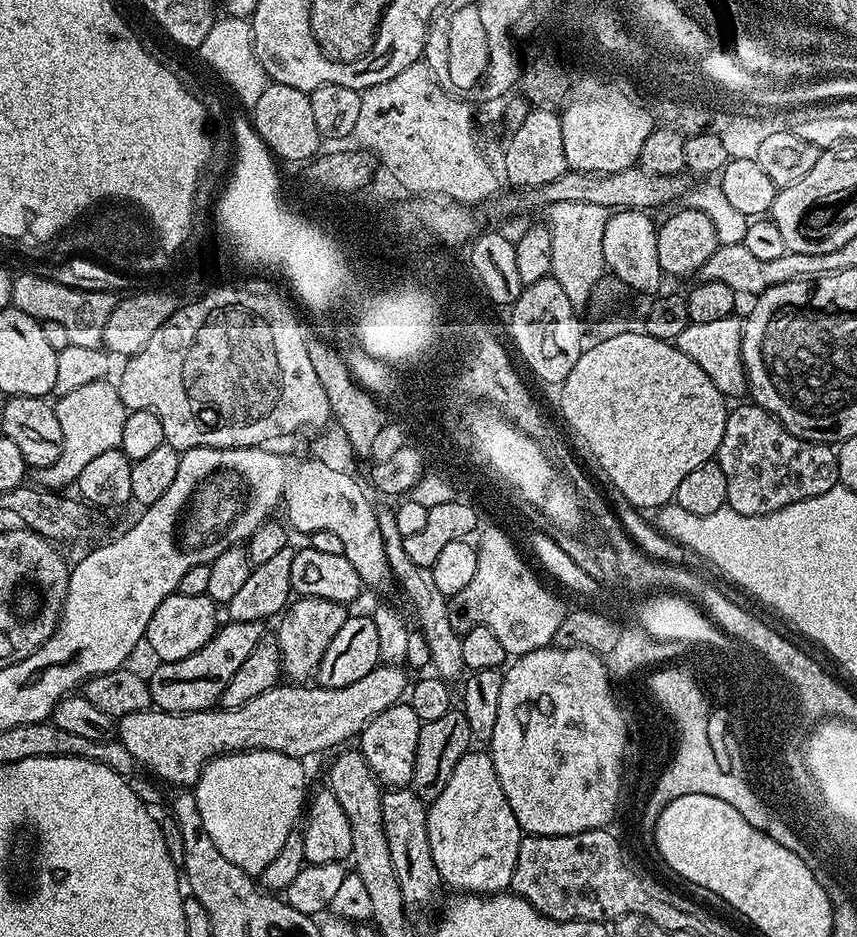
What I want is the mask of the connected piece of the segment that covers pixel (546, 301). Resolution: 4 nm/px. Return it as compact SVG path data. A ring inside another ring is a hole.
M549 274L538 282L523 285L520 297L510 306L510 312L512 317L508 320L508 332L512 335L513 346L520 351L521 358L528 363L529 370L544 384L553 384L553 386L563 384L570 370L574 370L574 362L578 362L581 352L584 351L586 339L584 340L584 328L576 317L579 316L578 310L570 306L570 300L566 298L556 279Z

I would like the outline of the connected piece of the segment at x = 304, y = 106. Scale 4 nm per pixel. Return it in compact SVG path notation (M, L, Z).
M269 82L257 104L250 108L250 119L262 142L281 161L308 162L321 151L322 137L314 122L314 113L310 111L310 95L302 90L294 90L294 86Z

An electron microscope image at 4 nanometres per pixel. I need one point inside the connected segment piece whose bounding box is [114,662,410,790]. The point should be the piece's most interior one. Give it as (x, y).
(293, 720)

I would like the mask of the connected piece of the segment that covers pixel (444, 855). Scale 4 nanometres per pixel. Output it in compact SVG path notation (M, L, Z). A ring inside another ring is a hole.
M469 750L462 758L458 758L458 766L454 766L454 774L450 774L450 782L446 782L442 794L428 809L428 837L430 838L430 854L434 858L434 866L438 866L438 874L445 885L448 884L460 894L495 894L503 892L511 885L514 866L518 862L518 846L522 829L518 818L514 818L514 810L510 810L510 802L506 802L506 794L502 790L502 782L498 782L498 770L494 770L494 762L487 751Z

